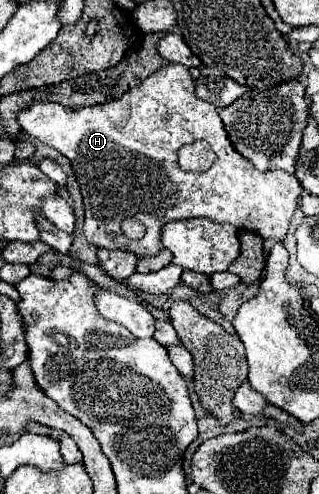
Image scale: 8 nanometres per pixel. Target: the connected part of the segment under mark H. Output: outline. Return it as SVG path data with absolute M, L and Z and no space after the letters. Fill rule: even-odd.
M168 64L160 68L156 74L148 76L140 86L128 90L124 96L106 104L88 106L82 110L68 110L56 104L36 104L28 110L22 110L18 114L18 122L30 136L56 148L72 162L86 208L84 236L90 244L98 248L128 250L140 258L152 256L162 250L160 226L164 226L164 222L180 218L208 218L212 222L228 222L238 230L248 230L260 234L262 238L280 240L288 232L288 224L294 216L298 196L302 192L302 186L296 176L284 170L272 170L268 174L258 172L248 160L240 158L240 154L232 150L216 106L212 102L200 100L194 94L194 80L188 68L182 64ZM194 138L206 138L212 150L216 152L216 162L212 164L212 168L200 174L184 172L178 166L176 156L180 146L192 142ZM126 216L138 218L146 226L144 238L130 240L122 234L120 222Z

